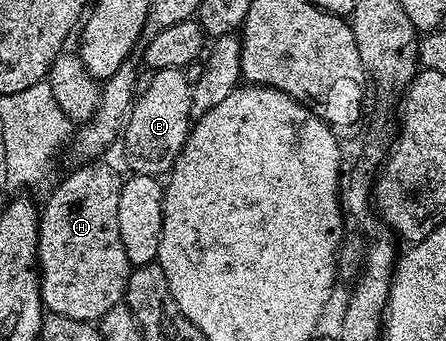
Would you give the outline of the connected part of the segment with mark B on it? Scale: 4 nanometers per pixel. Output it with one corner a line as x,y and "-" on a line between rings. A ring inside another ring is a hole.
159,67
154,71
152,85
148,93
137,96
129,116
124,124
124,143
126,139
126,163
135,175
152,175
162,177
174,168
176,157
181,153
186,138
190,136
192,115
190,110
194,107
194,91
192,80
186,76
185,70
180,67

